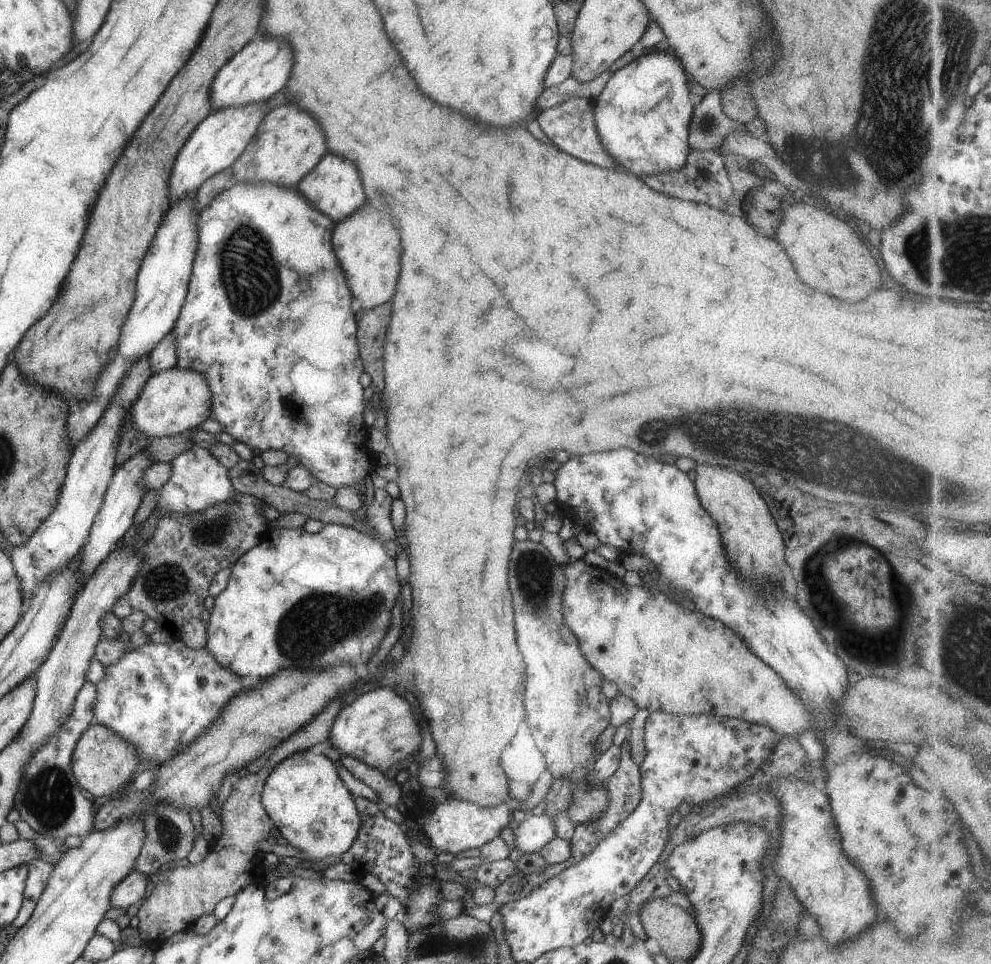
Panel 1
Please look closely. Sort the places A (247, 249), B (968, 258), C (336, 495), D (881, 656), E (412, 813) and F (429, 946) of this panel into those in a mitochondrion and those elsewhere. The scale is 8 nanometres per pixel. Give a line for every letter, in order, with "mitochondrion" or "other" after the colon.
A: mitochondrion
B: mitochondrion
C: other
D: other
E: other
F: mitochondrion

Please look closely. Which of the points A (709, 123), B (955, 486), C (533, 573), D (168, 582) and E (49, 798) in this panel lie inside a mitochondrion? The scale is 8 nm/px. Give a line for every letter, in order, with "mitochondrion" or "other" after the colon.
A: mitochondrion
B: mitochondrion
C: mitochondrion
D: mitochondrion
E: mitochondrion

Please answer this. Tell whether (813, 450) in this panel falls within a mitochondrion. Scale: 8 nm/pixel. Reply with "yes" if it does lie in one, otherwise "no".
yes

